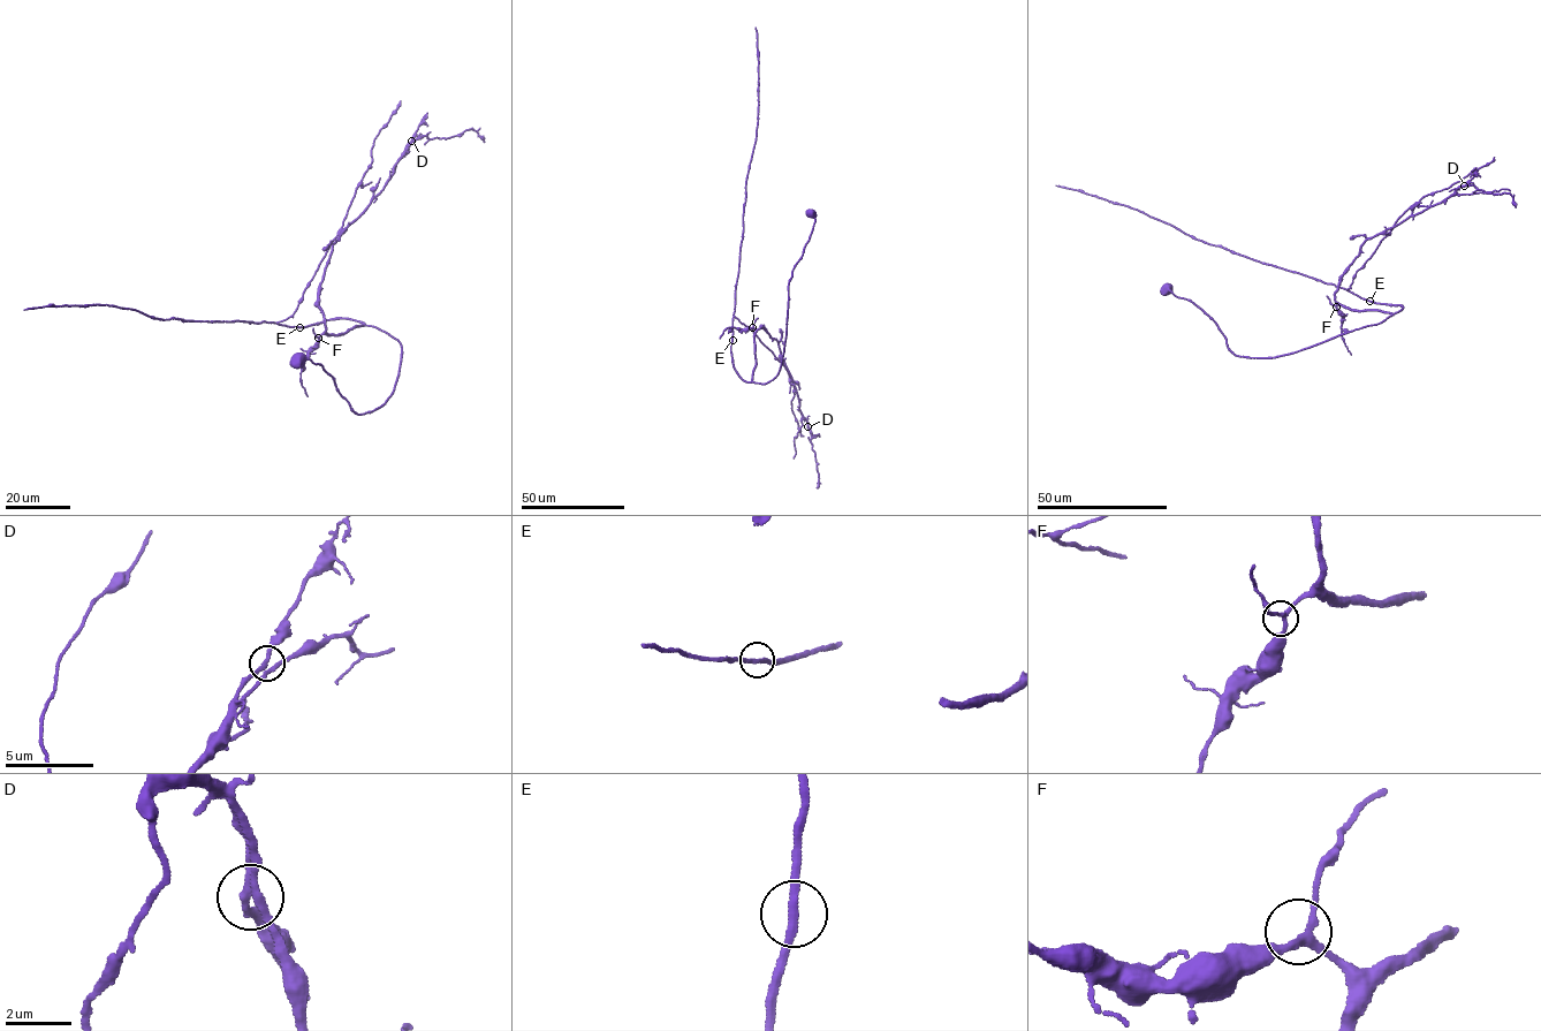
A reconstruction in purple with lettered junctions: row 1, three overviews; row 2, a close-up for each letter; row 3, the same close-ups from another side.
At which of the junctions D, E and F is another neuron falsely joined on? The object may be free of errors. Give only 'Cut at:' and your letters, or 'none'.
Cut at: none

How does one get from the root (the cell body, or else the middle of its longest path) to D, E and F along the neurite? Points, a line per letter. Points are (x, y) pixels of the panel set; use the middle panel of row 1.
D: (810, 213), (780, 370), (765, 384), (752, 378), (765, 326), (807, 426)
E: (810, 213), (812, 233), (789, 281), (784, 346), (774, 378), (763, 384), (742, 380), (734, 365), (733, 340)
F: (810, 213), (815, 220), (812, 233), (789, 281), (781, 368), (765, 384), (752, 380), (752, 327)

